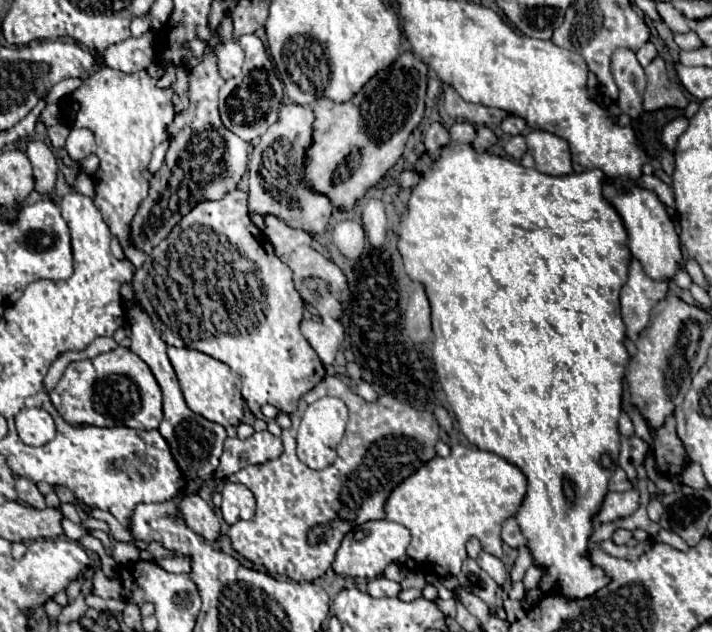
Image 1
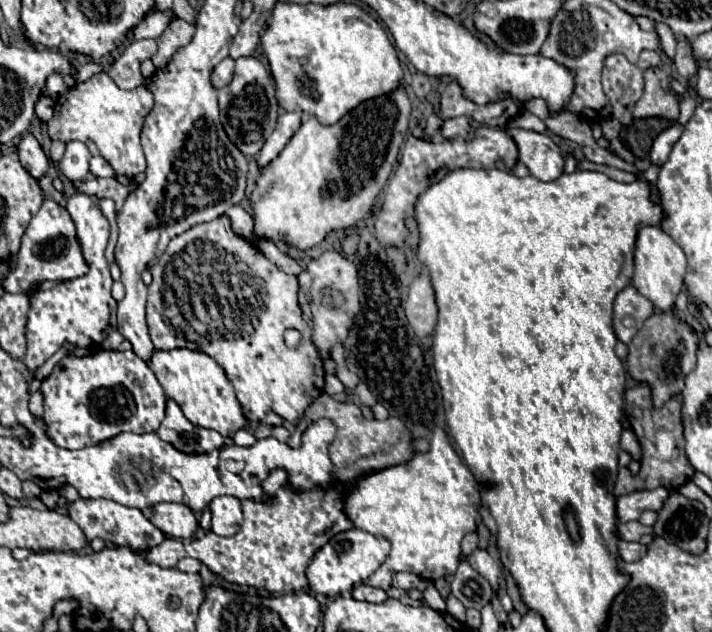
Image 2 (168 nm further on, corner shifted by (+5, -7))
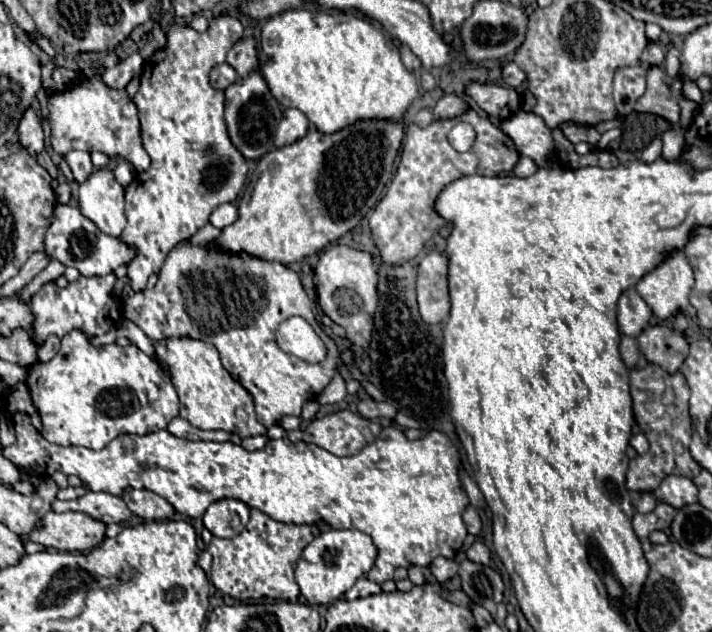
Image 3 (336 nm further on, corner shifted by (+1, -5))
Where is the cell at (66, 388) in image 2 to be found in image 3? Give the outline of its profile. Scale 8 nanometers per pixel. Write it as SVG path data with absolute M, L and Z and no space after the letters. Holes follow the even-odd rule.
M82 331L68 333L62 339L62 347L52 361L30 365L26 385L44 423L42 437L54 445L82 445L88 449L104 449L120 433L146 435L150 431L166 429L170 419L178 415L176 389L152 357L142 353L136 345L94 347L88 343L88 337Z

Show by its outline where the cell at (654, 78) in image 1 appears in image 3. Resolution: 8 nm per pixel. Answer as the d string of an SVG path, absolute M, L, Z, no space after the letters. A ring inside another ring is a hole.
M650 67L648 69L646 93L636 101L634 109L640 113L660 115L666 121L670 121L672 125L678 125L678 119L680 119L678 97L670 91L668 75L662 71L662 67Z

